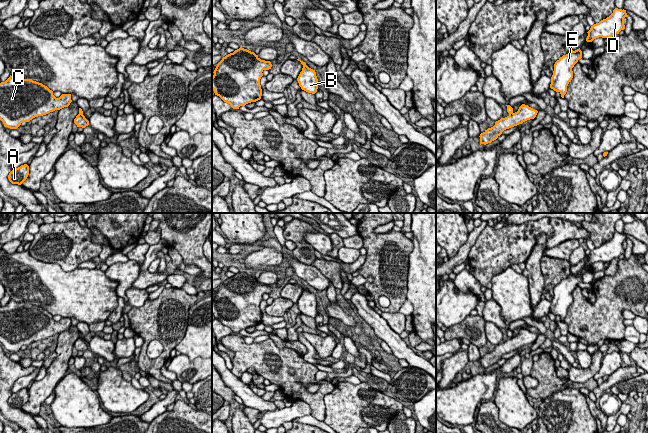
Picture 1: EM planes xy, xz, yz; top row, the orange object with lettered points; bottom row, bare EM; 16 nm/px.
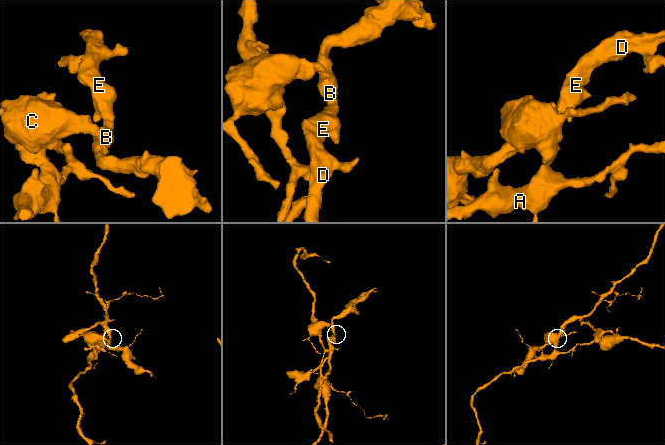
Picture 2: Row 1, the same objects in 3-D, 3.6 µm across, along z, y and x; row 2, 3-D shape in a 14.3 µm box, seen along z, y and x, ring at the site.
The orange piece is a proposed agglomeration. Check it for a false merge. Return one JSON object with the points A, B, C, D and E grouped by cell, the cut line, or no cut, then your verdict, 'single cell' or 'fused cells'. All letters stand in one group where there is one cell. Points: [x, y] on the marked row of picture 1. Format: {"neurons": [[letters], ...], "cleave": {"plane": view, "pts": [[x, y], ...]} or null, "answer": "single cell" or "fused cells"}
{"neurons": [["A", "C"], ["B", "D", "E"]], "cleave": {"plane": "xy", "pts": [[79, 112], [82, 113]]}, "answer": "fused cells"}

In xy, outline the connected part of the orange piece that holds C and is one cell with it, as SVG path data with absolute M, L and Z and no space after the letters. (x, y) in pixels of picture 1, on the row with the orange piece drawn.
M11 76L0 83L0 120L4 126L17 129L22 122L68 107L71 94L59 98L42 83Z

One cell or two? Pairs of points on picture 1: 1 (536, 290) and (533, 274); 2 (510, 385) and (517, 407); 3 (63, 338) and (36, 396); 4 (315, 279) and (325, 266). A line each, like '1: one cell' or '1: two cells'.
1: one cell
2: one cell
3: one cell
4: two cells

